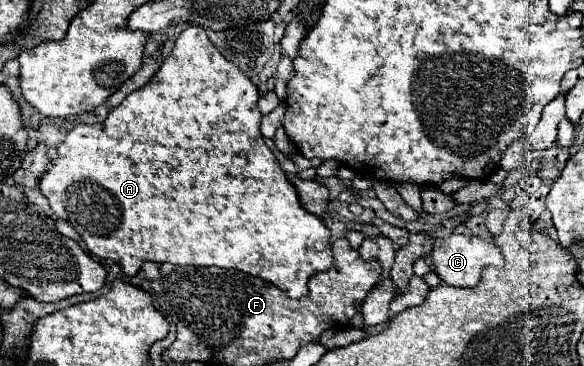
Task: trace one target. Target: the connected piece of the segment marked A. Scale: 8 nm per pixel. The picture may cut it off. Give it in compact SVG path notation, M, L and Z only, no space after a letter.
M187 27L175 41L175 47L171 55L163 61L159 71L151 77L147 85L141 89L129 93L121 105L109 111L107 119L103 123L91 123L91 125L75 125L65 141L57 147L57 159L55 165L41 177L41 191L49 199L51 209L59 219L65 219L75 227L75 231L85 241L91 255L99 259L113 259L121 265L123 273L133 277L143 261L155 261L155 263L173 263L173 265L197 265L197 267L223 267L223 269L237 269L261 279L269 279L279 289L287 291L293 299L299 299L303 295L309 295L307 279L315 273L327 271L333 263L331 255L331 243L329 243L329 229L323 225L323 221L311 213L307 213L299 201L299 193L295 185L285 177L285 171L281 169L277 157L273 151L265 145L263 135L259 131L261 113L257 109L259 91L257 87L233 65L229 63L209 41L205 29L201 27Z

